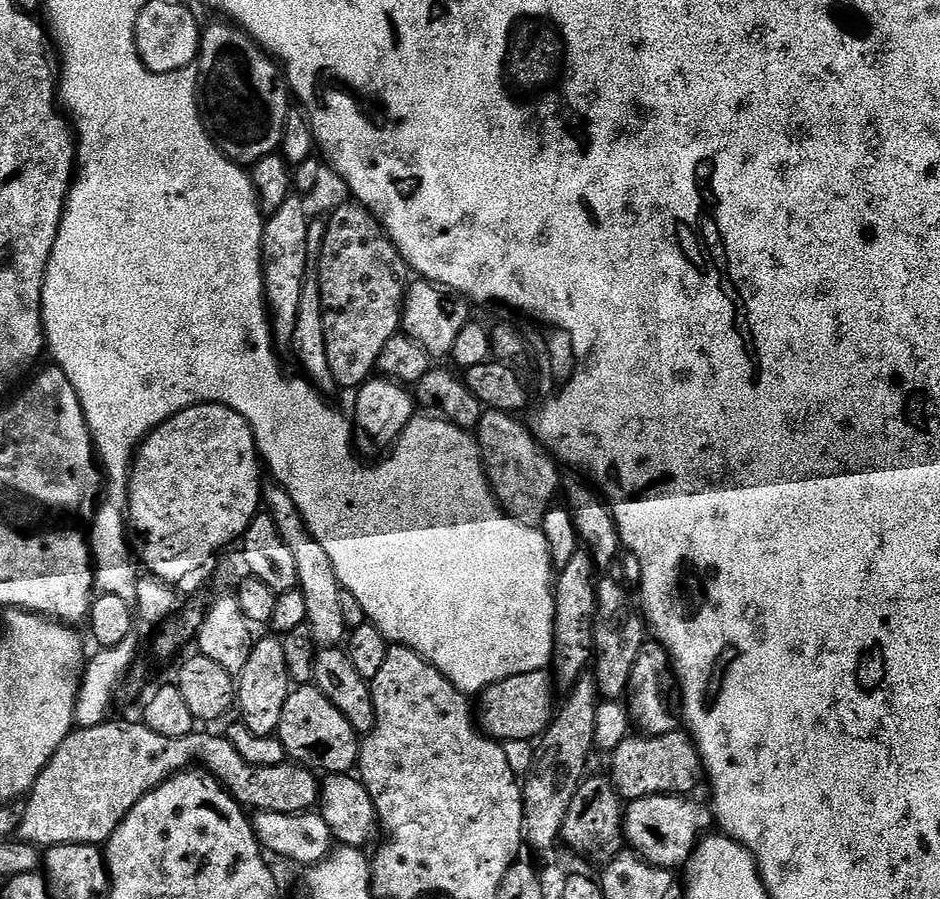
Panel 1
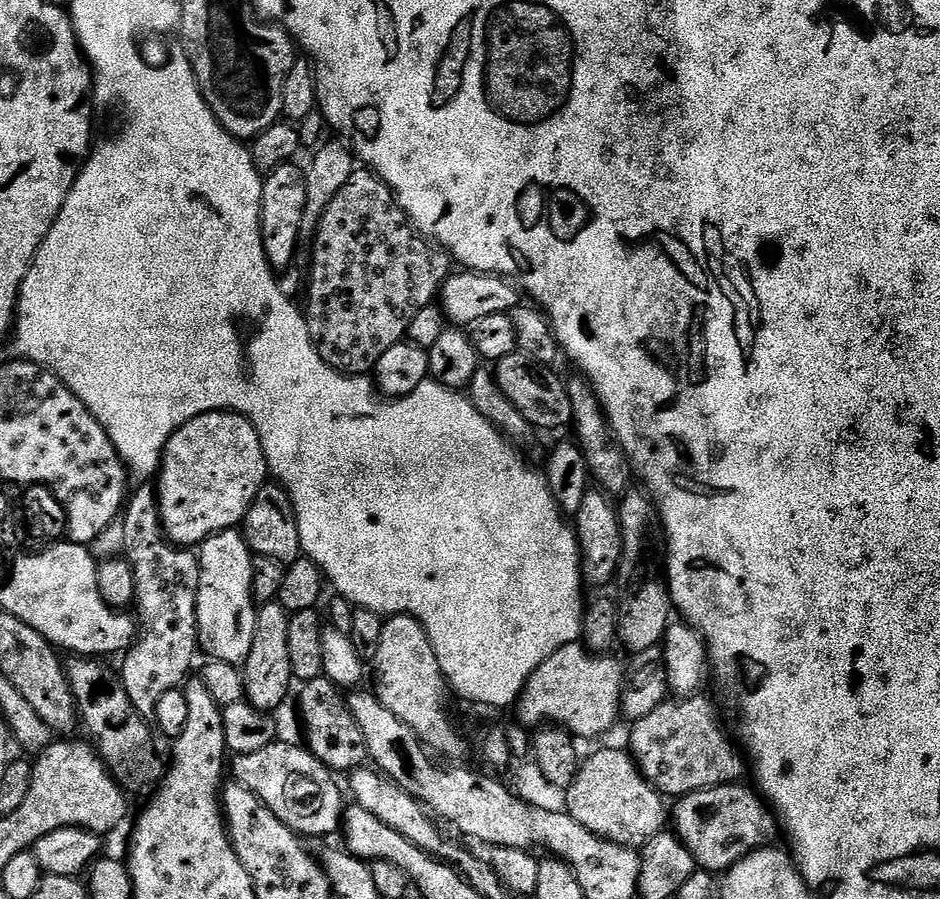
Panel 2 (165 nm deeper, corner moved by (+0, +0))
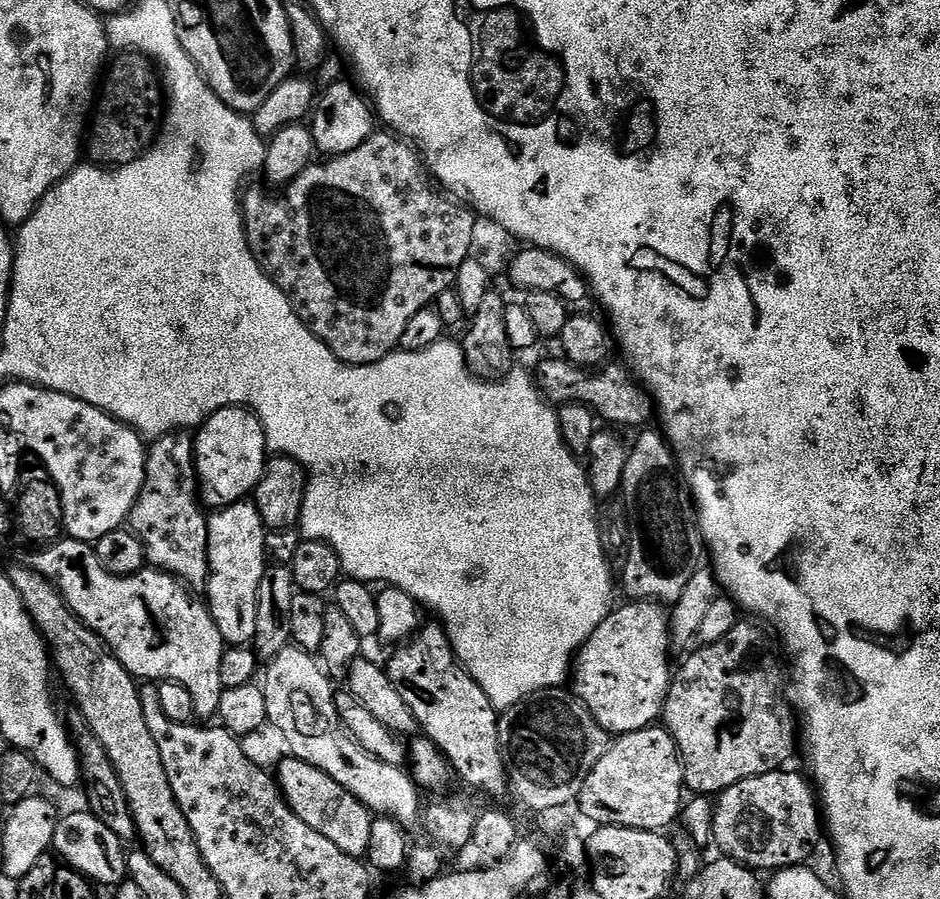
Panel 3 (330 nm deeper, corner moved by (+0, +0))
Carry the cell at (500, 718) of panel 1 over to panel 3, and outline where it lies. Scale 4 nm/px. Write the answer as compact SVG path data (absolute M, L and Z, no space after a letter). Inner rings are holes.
M650 600L624 602L621 608L613 607L576 653L571 691L610 734L651 728L661 719L674 679L674 664L672 668L668 661L671 646L670 616L661 605Z

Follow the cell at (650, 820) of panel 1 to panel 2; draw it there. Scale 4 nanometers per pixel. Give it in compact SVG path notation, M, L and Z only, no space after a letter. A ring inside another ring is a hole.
M737 782L734 784L724 784L720 788L701 788L699 792L691 792L688 796L681 796L679 799L675 801L676 804L676 809L673 810L671 809L670 812L670 820L672 823L672 820L676 825L674 825L674 831L677 836L679 836L680 841L685 844L690 851L692 851L692 856L696 860L696 866L697 869L703 870L705 872L710 872L713 874L723 874L728 871L729 868L733 868L733 866L736 865L739 860L742 858L746 858L747 856L750 855L753 851L755 851L757 848L761 846L768 846L773 843L772 840L776 836L778 836L778 820L777 817L774 815L771 807L751 787L748 788L743 788L743 783Z

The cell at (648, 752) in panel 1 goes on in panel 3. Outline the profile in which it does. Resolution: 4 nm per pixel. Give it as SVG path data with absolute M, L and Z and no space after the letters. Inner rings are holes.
M737 622L726 638L697 647L681 668L679 665L672 687L668 689L662 724L680 751L680 759L684 762L684 783L696 794L719 794L746 778L781 771L796 748L798 752L798 720L785 689L784 692L780 689L786 684L785 661L783 664L772 653L773 637L759 623L748 623L752 624Z

